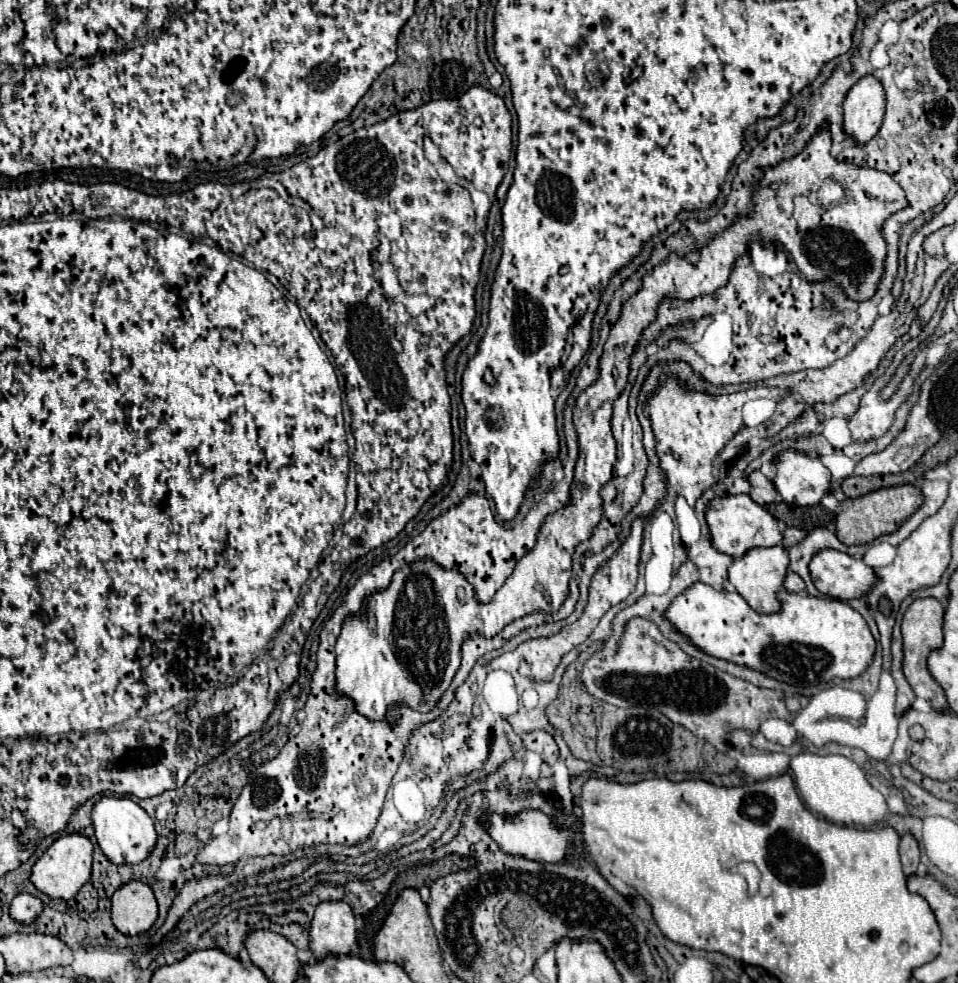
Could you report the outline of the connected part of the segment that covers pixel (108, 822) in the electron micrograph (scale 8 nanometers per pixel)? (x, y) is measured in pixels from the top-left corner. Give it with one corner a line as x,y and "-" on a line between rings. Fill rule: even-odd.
103,796
91,812
93,826
95,826
95,838
107,860
113,864
139,864
153,852
157,844
157,832
153,826
153,820
149,814
135,804
131,798
107,798

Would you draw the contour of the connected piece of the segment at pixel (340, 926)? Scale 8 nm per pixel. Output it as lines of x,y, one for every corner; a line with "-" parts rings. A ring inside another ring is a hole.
323,902
317,906
311,922
311,944
315,960
327,956
347,956
357,942
355,916
347,902

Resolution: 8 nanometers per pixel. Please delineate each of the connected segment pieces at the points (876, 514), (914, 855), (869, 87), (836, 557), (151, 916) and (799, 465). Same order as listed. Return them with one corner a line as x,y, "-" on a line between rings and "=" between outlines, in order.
911,484
881,488
881,490
861,496
861,498
855,498
855,500
847,498
845,502
841,502
843,510
837,514
837,520
835,520
837,538
847,546
869,544
879,536
897,532
901,522
907,520
909,516
913,516
921,504
923,504
923,494
917,486
911,486
=
907,834
907,836
901,838
899,854
901,854
905,876
915,874
917,872
917,866
919,866
919,846
917,846
917,840
913,836
=
873,76
861,78
843,102
843,130
853,144
867,144
881,128
885,114
885,92
=
831,548
817,552
809,564
809,570
819,592
837,600
861,598
877,582
875,570
863,560
=
129,882
113,894
113,924
123,936
147,932
157,920
157,902
143,882
=
787,450
777,458
777,476
773,478
773,484
785,502
797,506
815,506
831,488
831,472
821,464
817,456

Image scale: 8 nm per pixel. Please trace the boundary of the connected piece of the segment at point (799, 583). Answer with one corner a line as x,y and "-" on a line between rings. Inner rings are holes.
787,572
787,578
785,578
785,588
789,592
803,592
805,590
805,582
801,580
801,576
797,576
795,572

